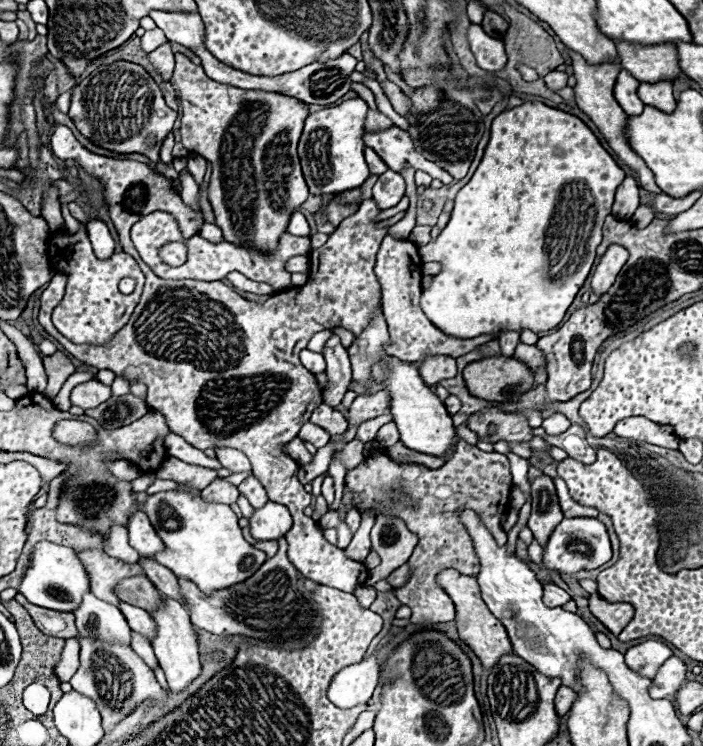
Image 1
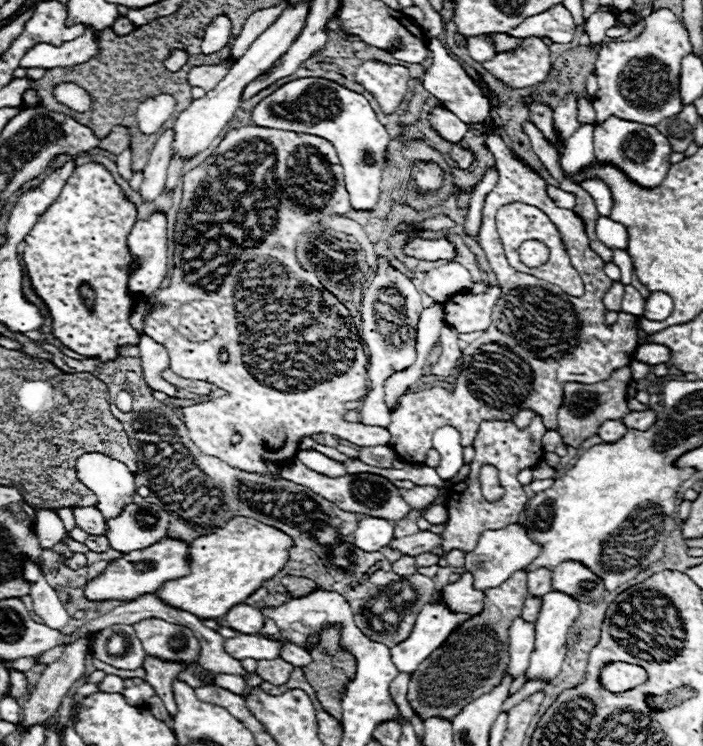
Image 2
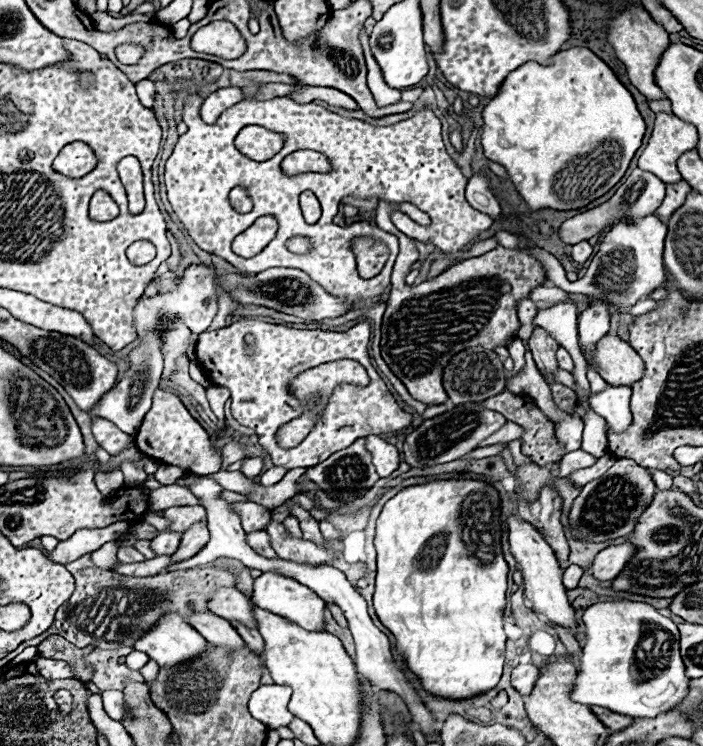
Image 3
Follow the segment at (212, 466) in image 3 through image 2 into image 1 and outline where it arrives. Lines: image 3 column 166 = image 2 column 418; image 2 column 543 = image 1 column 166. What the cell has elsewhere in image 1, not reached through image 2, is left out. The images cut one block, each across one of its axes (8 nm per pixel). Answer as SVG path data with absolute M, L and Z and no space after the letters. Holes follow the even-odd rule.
M54 124L50 146L56 158L74 158L88 174L100 178L106 188L108 210L120 244L124 252L134 256L140 264L146 274L146 284L130 322L104 346L72 344L52 326L50 316L54 304L62 300L66 290L64 274L56 272L42 292L38 322L80 362L98 370L112 370L128 382L144 382L148 386L150 408L162 412L170 430L194 448L236 448L244 452L252 462L253 476L264 484L268 498L288 506L294 518L294 526L286 534L288 558L304 578L342 592L352 592L362 586L368 580L368 568L362 562L350 560L346 550L332 546L322 536L318 524L304 514L312 496L296 476L300 464L284 452L284 446L298 436L302 424L306 424L310 414L322 404L322 386L316 374L300 364L300 350L308 346L308 340L316 332L336 326L360 336L366 324L382 312L382 304L392 336L392 356L404 362L422 362L426 356L458 358L494 340L494 336L454 338L430 324L420 308L422 260L418 246L408 238L390 236L388 226L380 226L380 220L376 220L380 208L374 198L364 200L358 212L336 228L322 246L326 248L323 253L320 248L318 271L308 284L278 292L262 306L238 296L230 286L218 280L160 280L132 246L132 224L156 210L172 212L187 239L204 222L200 212L186 206L180 192L174 190L174 182L154 172L148 164L94 154L86 150L64 124Z

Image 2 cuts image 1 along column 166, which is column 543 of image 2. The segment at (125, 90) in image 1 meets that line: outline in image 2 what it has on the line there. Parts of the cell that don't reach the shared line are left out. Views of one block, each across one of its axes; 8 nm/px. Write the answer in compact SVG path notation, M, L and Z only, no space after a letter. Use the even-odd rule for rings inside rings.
M532 104L530 106L530 112L532 112L532 122L536 124L538 130L542 130L542 134L556 146L558 144L558 138L556 138L556 132L554 132L554 122L552 122L552 110L548 106L542 106L542 104Z

